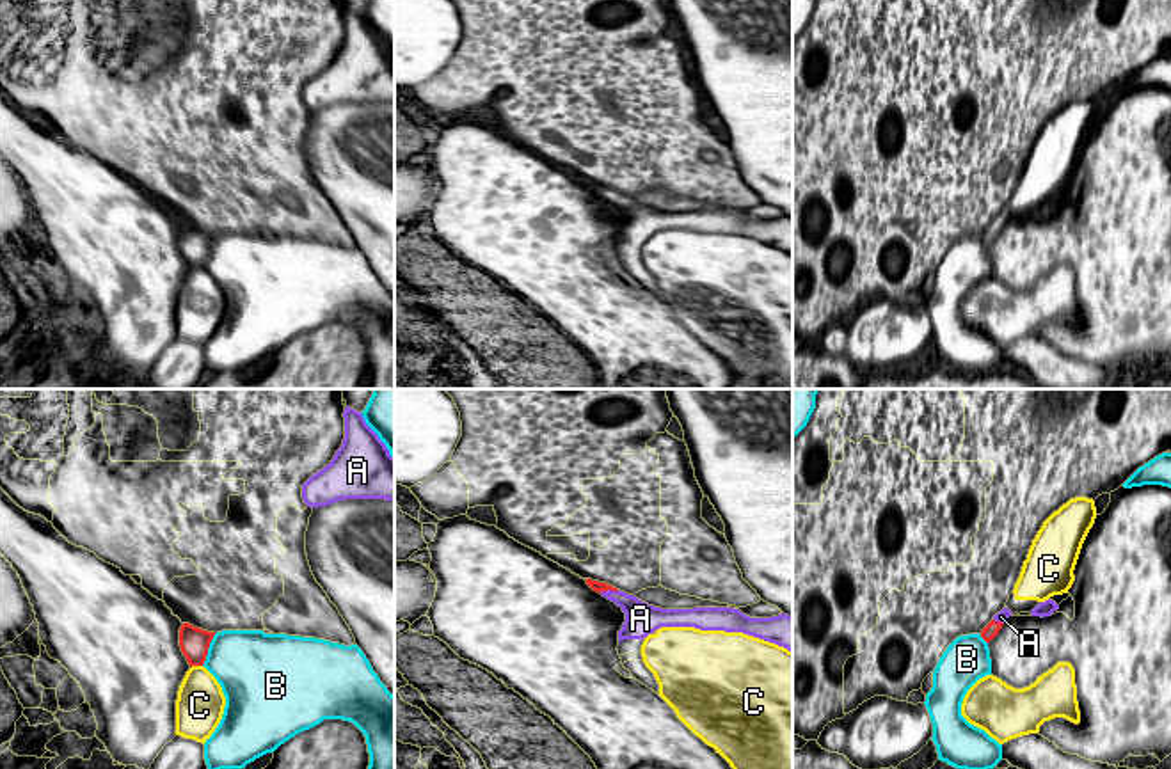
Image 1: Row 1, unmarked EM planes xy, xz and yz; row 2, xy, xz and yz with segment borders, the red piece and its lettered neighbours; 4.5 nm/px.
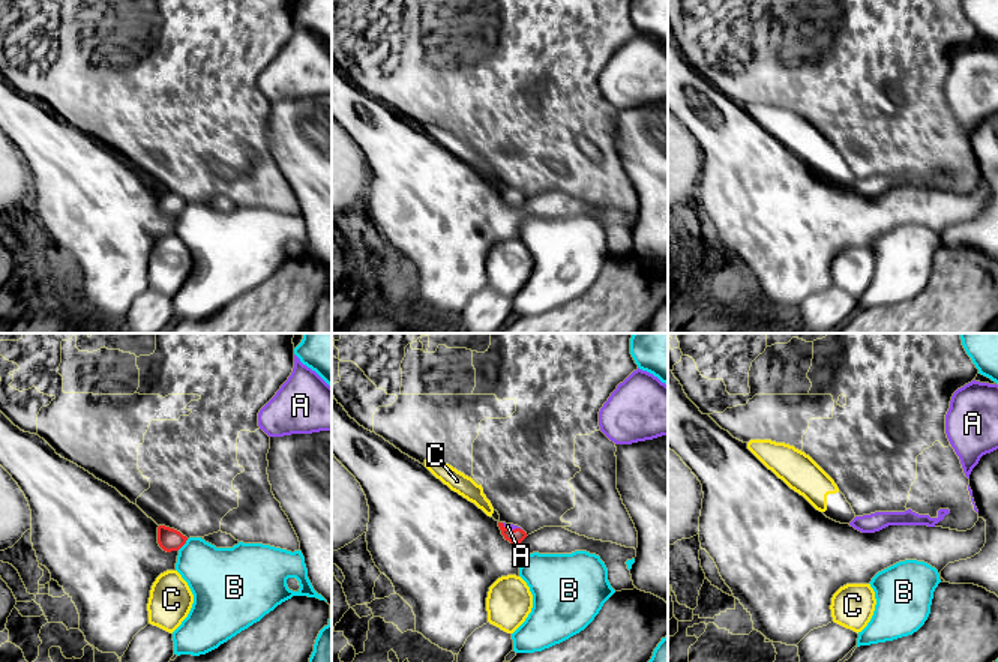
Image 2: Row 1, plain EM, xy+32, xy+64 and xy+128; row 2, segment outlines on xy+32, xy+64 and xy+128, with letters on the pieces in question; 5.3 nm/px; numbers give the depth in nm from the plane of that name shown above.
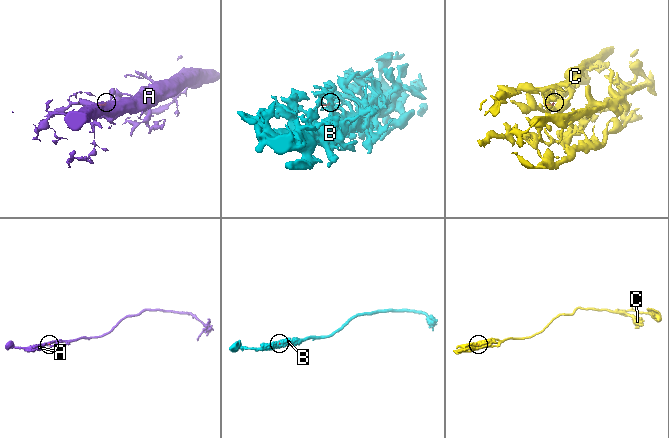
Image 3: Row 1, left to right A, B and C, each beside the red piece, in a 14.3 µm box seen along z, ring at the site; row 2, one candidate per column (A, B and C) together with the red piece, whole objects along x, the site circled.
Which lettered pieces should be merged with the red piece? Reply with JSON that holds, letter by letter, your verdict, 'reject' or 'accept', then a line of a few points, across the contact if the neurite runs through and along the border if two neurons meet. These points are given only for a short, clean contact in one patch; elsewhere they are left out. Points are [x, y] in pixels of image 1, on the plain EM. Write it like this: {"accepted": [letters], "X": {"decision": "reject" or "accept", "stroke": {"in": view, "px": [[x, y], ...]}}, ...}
{"accepted": ["A"], "A": {"decision": "accept", "stroke": {"in": "xz", "px": [[597, 189], [608, 190], [640, 221]]}}, "B": {"decision": "reject", "stroke": {"in": "xy", "px": [[215, 237], [201, 267]]}}, "C": {"decision": "reject", "stroke": {"in": "xy", "px": [[201, 267], [191, 270]]}}}

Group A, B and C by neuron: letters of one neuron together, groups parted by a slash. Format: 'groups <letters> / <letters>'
groups A / B / C

